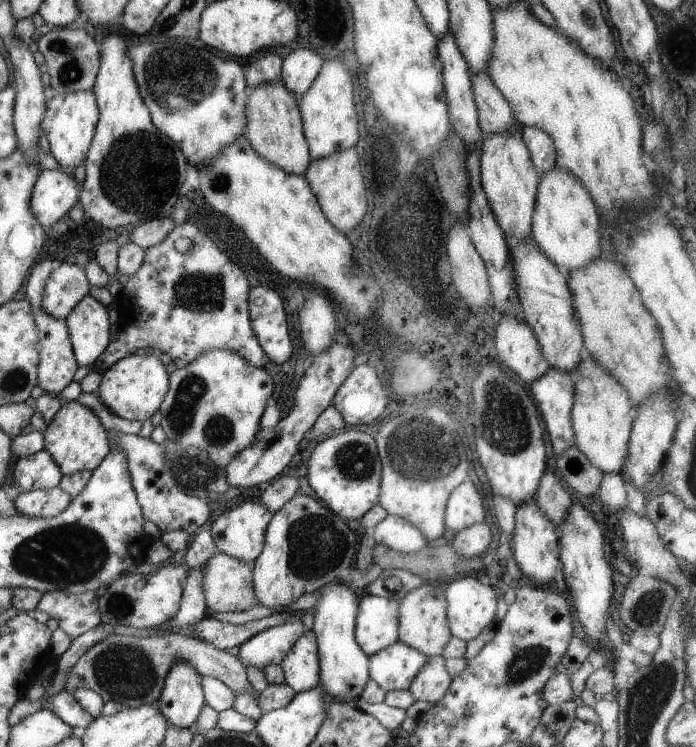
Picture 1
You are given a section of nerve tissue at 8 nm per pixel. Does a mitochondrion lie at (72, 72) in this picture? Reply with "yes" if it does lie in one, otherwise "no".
yes

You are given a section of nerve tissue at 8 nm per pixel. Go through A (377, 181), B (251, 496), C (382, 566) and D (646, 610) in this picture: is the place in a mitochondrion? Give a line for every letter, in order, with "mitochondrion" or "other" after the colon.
A: other
B: other
C: other
D: mitochondrion

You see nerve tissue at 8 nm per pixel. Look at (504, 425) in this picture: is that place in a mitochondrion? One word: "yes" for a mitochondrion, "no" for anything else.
yes

